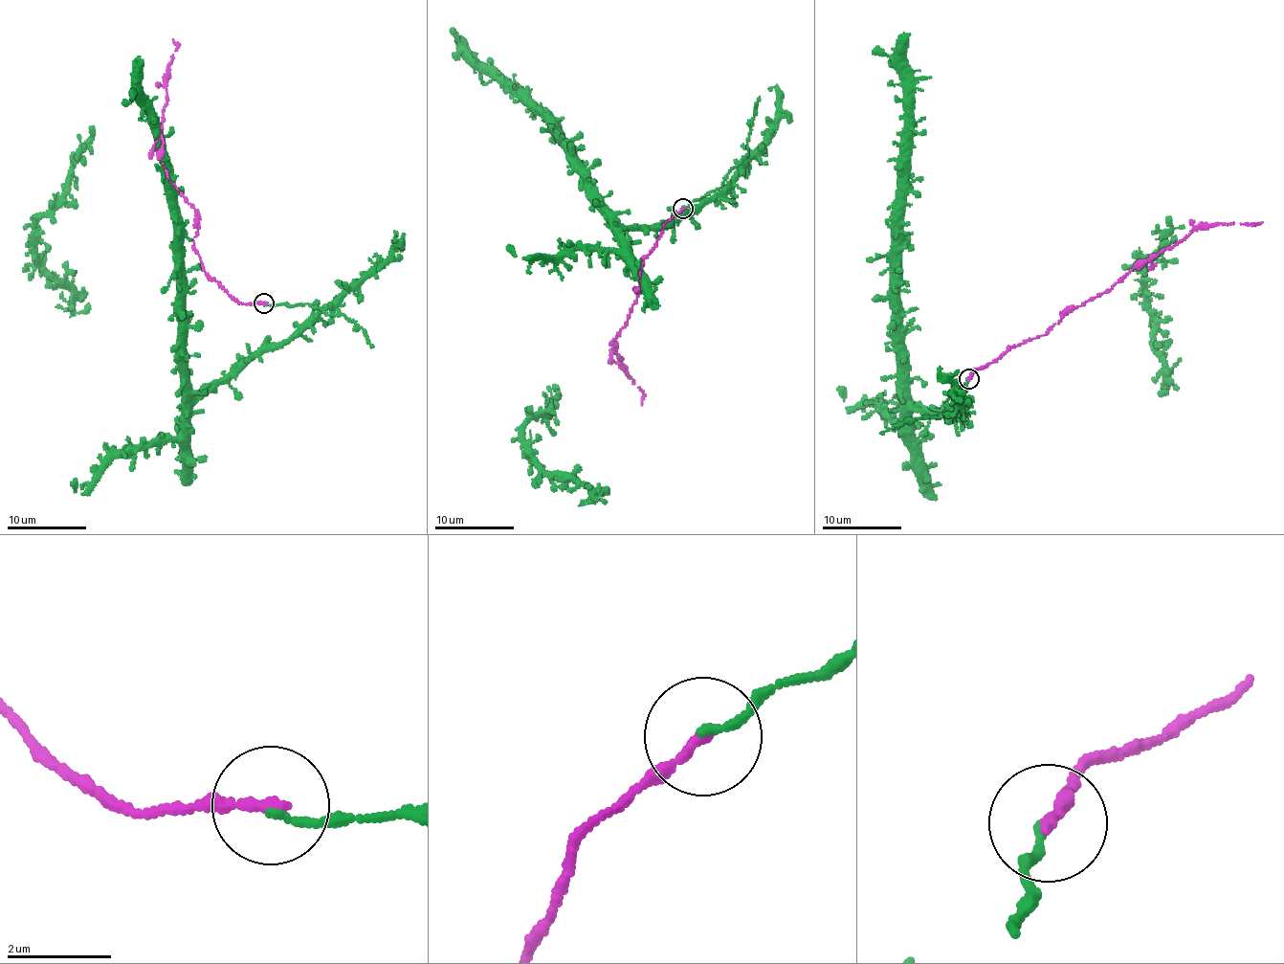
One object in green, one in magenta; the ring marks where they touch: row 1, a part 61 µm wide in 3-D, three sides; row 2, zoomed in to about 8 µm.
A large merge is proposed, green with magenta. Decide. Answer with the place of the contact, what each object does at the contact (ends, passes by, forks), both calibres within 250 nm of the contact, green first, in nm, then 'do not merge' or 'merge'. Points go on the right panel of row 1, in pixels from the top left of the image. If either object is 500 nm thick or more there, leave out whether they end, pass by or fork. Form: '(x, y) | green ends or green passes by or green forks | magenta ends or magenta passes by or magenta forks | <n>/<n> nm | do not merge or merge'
(969, 378) | green ends | magenta ends | 140/220 nm | merge

